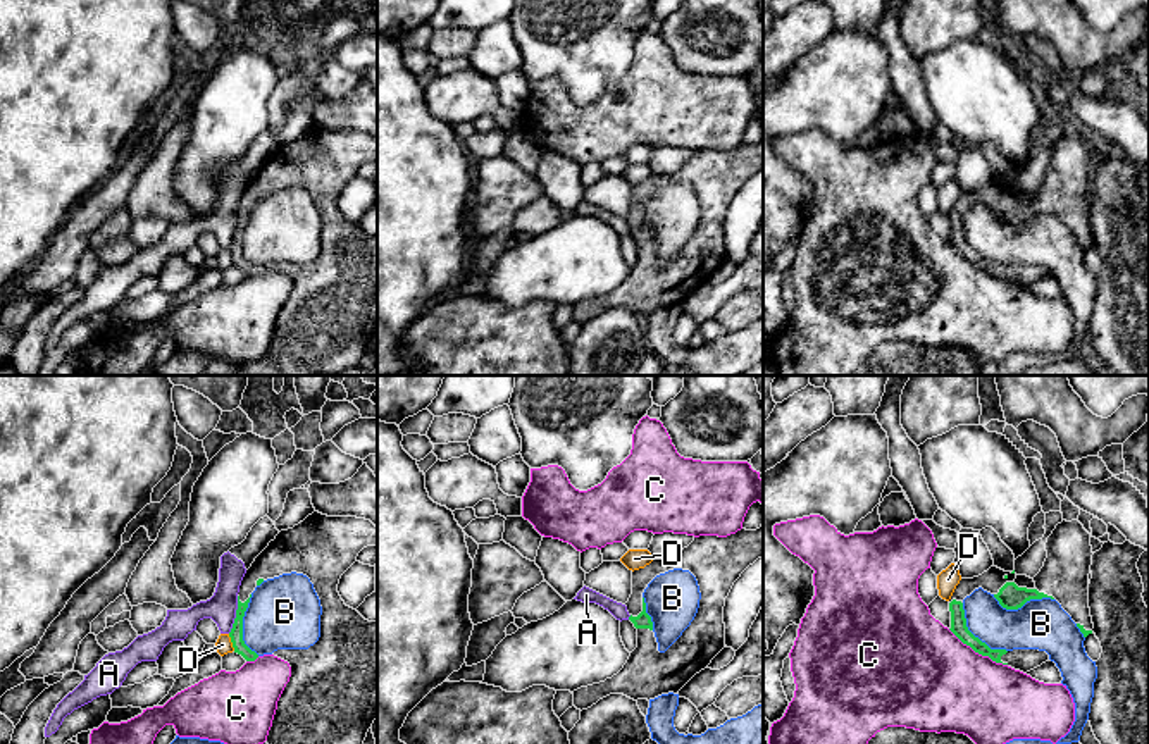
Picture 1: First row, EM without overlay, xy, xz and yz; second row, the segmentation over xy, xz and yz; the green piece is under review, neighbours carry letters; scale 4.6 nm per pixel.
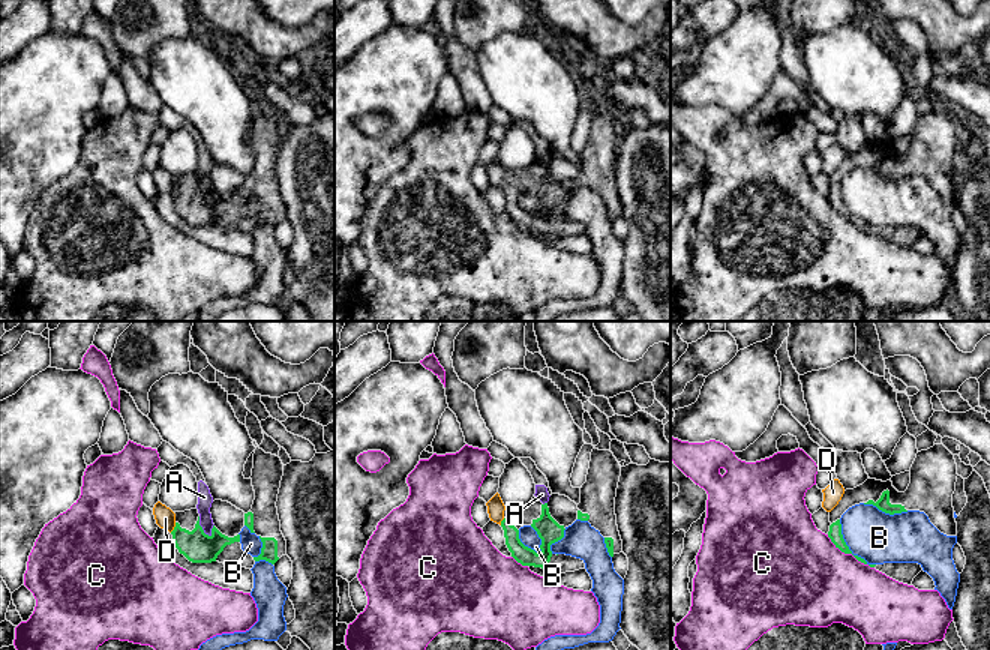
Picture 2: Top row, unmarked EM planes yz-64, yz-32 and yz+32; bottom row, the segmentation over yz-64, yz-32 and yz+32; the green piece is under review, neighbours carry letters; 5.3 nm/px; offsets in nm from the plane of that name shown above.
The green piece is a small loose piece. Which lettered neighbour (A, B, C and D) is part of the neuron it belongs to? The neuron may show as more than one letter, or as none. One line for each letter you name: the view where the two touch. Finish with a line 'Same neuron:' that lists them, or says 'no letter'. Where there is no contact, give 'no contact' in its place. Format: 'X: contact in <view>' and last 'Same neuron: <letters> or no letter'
Same neuron: no letter

